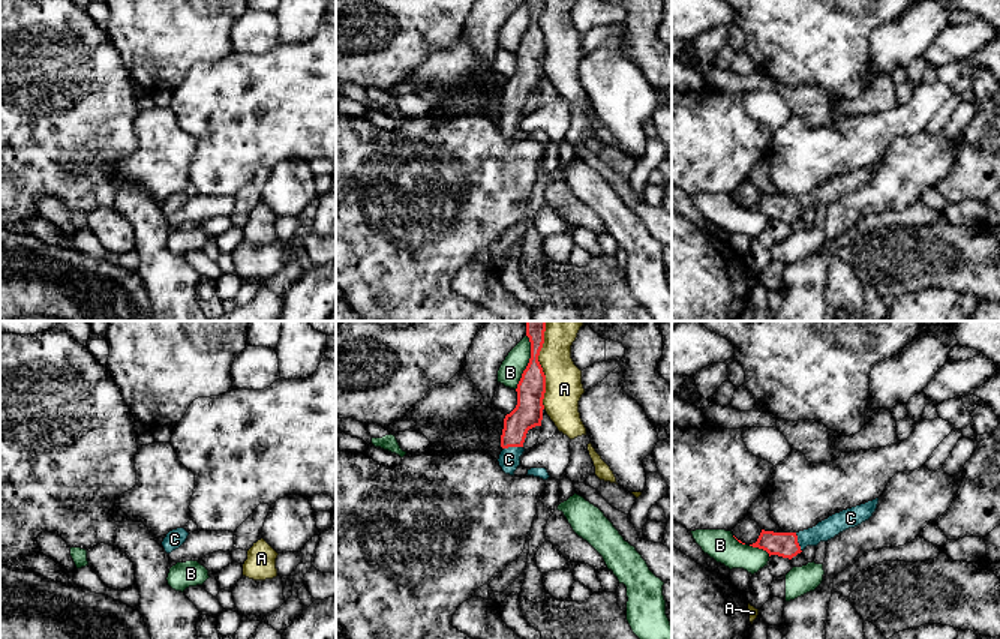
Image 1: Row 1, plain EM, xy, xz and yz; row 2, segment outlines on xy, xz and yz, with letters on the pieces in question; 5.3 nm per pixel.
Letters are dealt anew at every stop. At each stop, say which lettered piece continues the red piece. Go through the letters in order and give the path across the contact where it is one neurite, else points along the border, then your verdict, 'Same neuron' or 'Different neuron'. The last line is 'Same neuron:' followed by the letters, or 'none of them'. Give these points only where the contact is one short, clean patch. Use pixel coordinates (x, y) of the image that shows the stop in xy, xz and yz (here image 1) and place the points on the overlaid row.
A: Different neuron
B: Different neuron
C: Path across: xz (528, 413), (516, 425), (513, 446), (508, 459). Same neuron
Same neuron: C

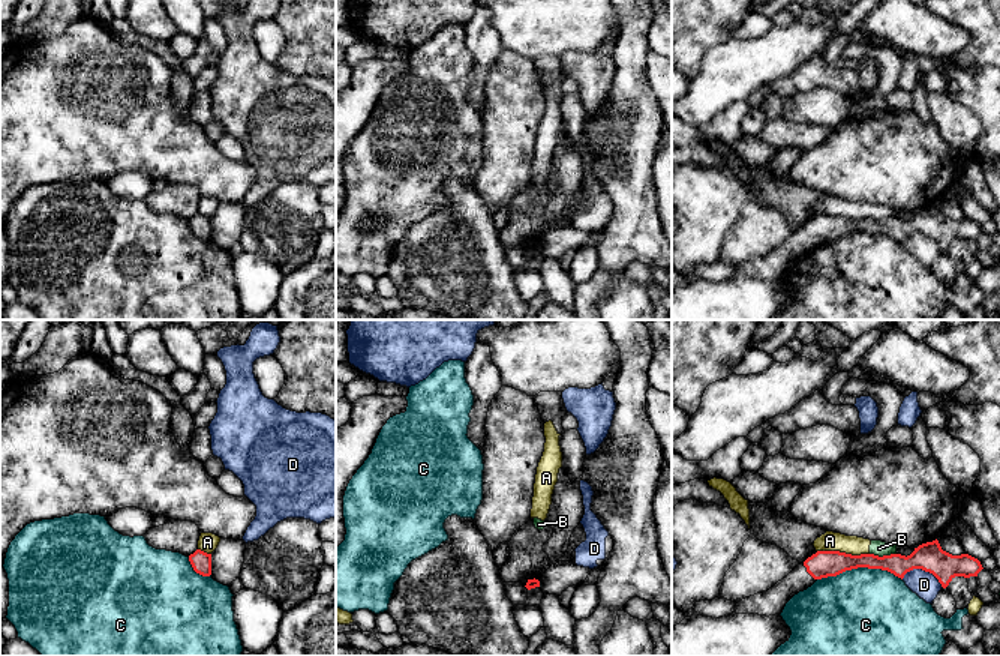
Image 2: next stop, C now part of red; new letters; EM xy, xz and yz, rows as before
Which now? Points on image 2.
A: Boundary: yz (817, 550), (868, 554). Different neuron
B: Different neuron
C: Different neuron
D: Boundary: yz (901, 578), (913, 569), (924, 569), (942, 586). Different neuron
Same neuron: none of them

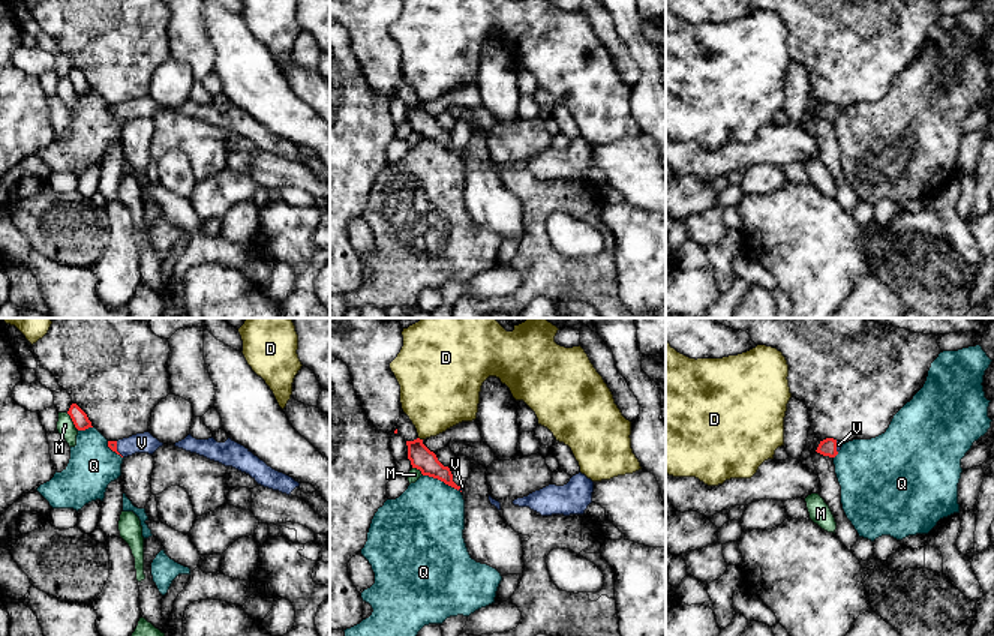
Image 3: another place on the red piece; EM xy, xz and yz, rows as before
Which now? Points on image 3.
D: Different neuron
M: Boundary: xy (66, 413), (77, 428). Different neuron
Q: Boundary: xz (423, 474), (437, 477), (461, 492). Different neuron
V: Path across: xy (113, 444), (116, 449), (141, 443). Same neuron
Same neuron: V

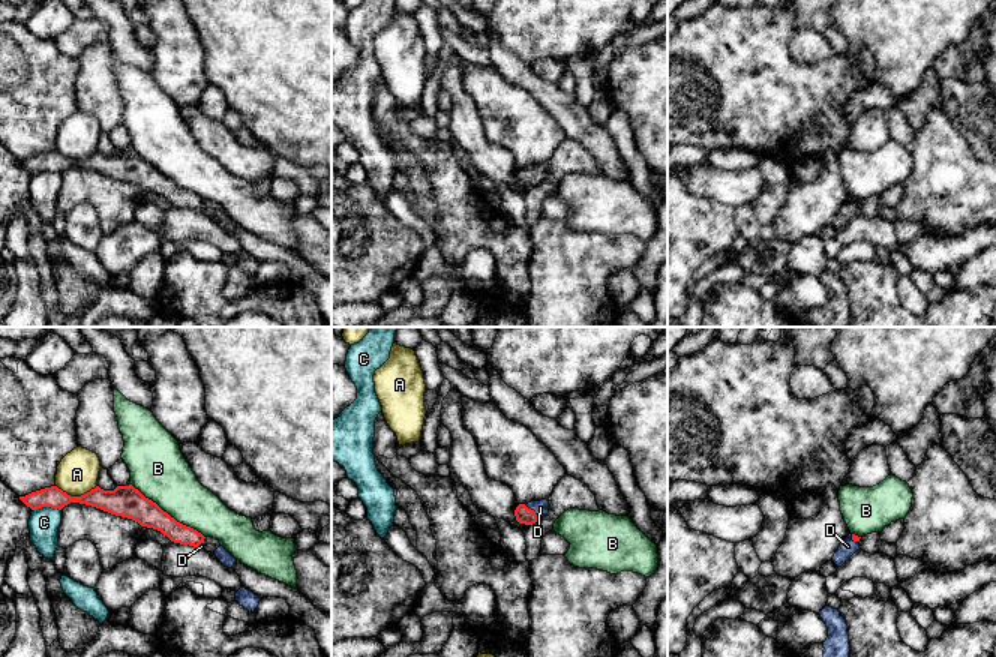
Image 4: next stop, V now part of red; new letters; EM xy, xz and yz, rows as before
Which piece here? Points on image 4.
A: Boundary: xy (56, 485), (71, 495), (83, 495), (96, 486). Different neuron
B: Boundary: xy (131, 483), (177, 521), (195, 528), (204, 537). Different neuron
C: Boundary: xy (60, 509), (38, 507), (33, 510). Different neuron
D: Path across: xz (524, 515), (533, 510), (540, 507). Same neuron
Same neuron: D

